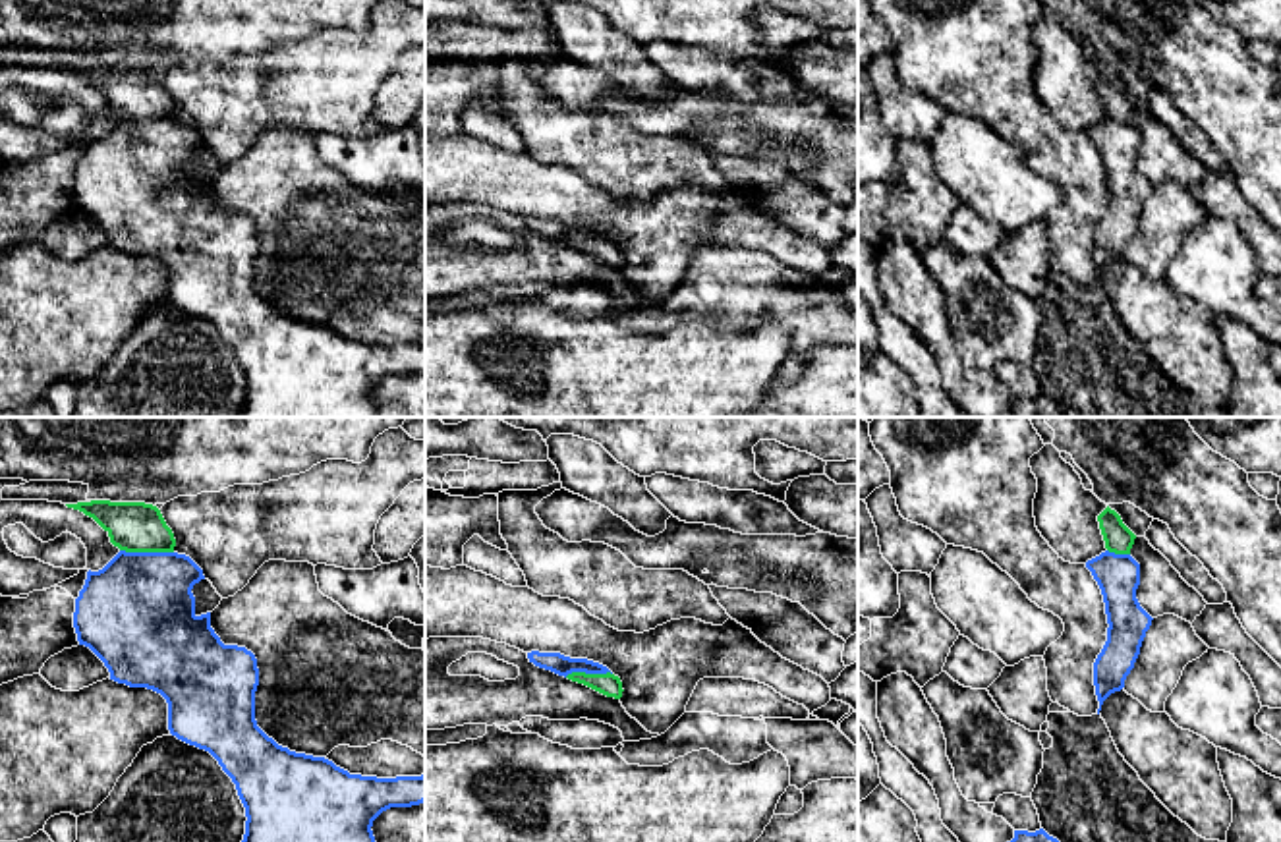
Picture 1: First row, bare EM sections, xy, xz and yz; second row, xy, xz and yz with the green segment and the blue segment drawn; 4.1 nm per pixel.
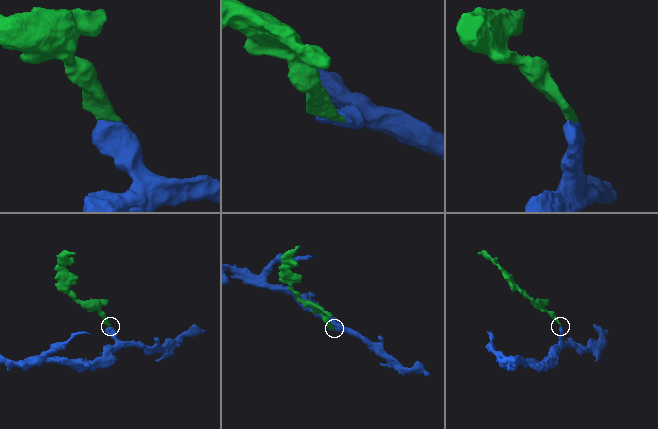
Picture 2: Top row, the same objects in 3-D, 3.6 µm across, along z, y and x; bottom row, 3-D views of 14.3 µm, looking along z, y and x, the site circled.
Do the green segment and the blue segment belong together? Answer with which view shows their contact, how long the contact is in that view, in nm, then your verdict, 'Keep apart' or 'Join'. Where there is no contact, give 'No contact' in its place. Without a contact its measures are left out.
Touches green in xy. Shared border 220 nm. Join

